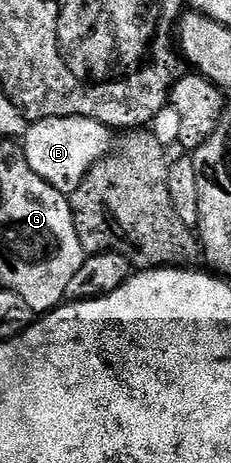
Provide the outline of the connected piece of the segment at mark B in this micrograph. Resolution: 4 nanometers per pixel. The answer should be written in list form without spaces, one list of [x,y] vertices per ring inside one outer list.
[[[54,117],[53,119],[37,119],[25,130],[22,146],[26,153],[26,161],[30,161],[30,169],[42,177],[54,189],[71,193],[82,185],[82,181],[90,173],[90,169],[100,159],[105,159],[114,147],[113,128],[86,117]]]

